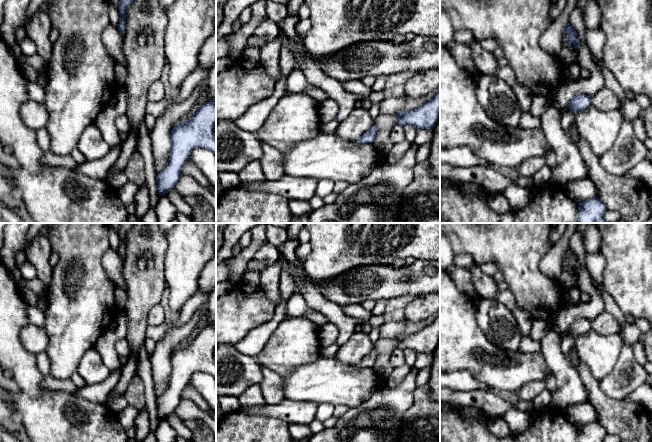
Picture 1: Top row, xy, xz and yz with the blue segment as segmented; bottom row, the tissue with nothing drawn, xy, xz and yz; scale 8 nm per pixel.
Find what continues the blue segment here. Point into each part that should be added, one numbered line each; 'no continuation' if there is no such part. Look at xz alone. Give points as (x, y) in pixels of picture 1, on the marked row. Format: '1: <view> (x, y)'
1: xz (334, 88)

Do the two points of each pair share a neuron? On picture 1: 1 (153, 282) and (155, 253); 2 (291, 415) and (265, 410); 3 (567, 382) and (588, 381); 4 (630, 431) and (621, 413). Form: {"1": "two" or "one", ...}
{"1": "one", "2": "one", "3": "two", "4": "one"}

